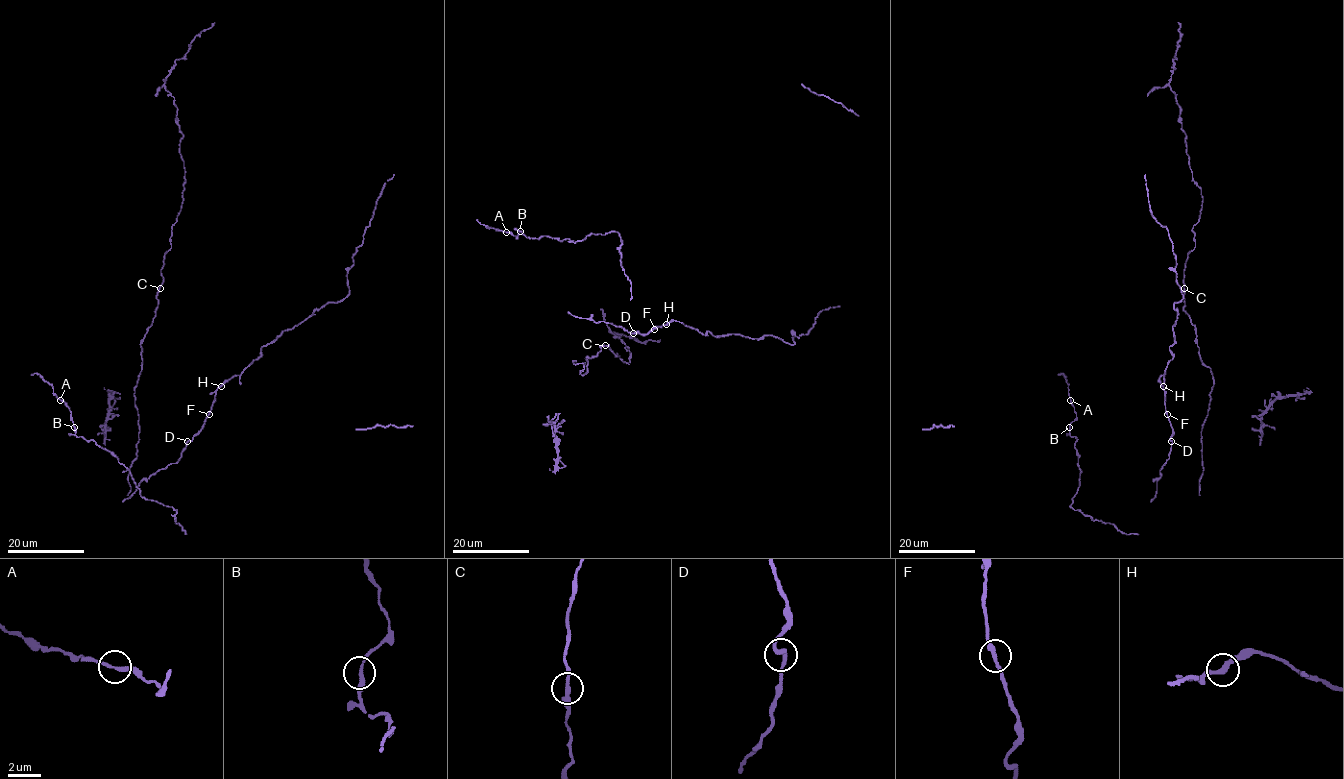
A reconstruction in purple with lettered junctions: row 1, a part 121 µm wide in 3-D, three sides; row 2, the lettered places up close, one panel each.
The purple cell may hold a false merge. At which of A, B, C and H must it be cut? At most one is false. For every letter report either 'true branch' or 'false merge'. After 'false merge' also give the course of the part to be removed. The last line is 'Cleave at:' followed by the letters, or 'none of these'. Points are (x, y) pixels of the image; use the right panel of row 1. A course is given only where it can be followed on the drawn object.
A: true branch
B: true branch
C: true branch
H: true branch
Cleave at: none of these

